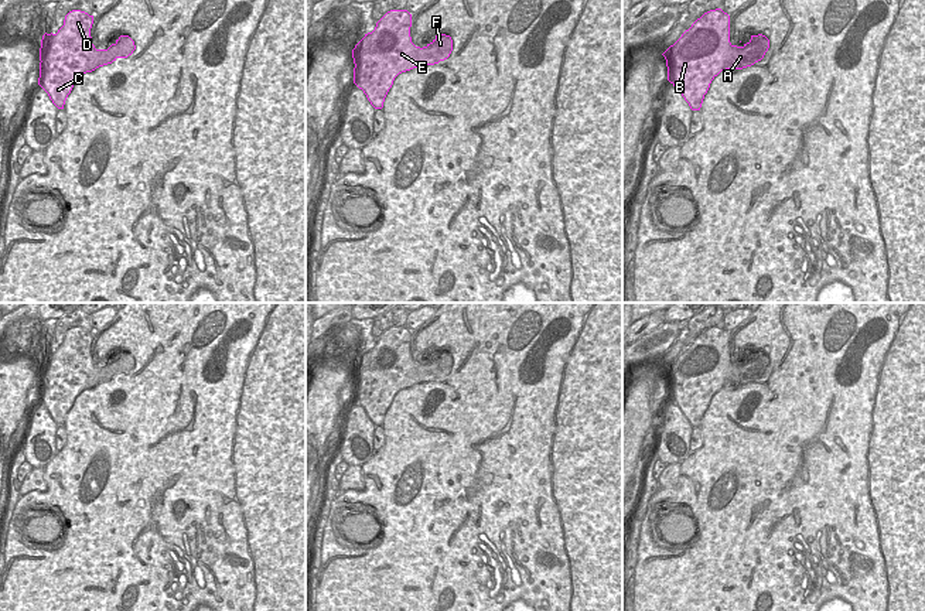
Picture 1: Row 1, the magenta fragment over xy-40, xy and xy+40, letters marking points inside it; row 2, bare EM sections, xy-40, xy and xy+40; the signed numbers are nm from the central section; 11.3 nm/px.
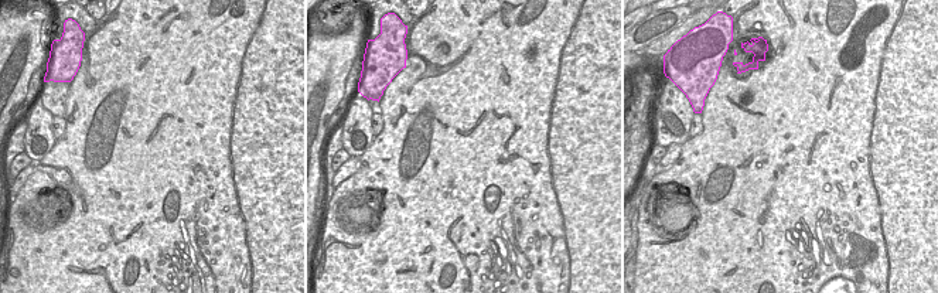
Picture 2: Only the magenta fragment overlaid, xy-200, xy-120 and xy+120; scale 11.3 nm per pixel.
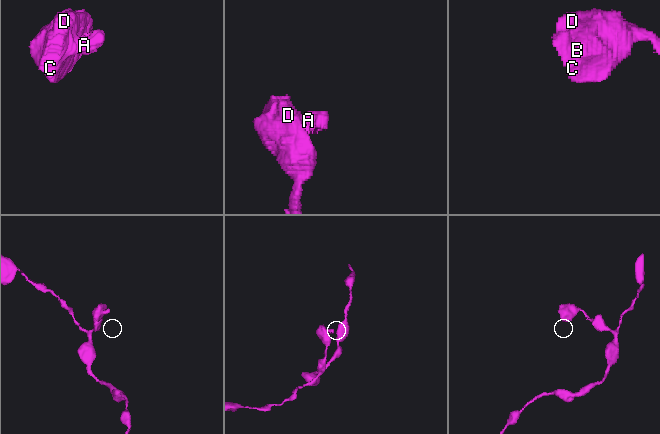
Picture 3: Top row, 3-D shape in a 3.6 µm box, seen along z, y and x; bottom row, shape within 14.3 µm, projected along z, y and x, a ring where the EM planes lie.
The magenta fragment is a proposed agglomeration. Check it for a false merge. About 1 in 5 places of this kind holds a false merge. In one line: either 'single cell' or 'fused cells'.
single cell

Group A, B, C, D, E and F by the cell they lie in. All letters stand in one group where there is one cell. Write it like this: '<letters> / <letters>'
A B C D E F

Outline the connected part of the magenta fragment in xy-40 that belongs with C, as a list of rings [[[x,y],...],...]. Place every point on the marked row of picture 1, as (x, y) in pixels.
[[[72,10],[57,34],[42,35],[38,85],[58,109],[64,109],[78,78],[117,58],[127,58],[136,50],[129,35],[120,35],[107,50],[96,50],[91,37],[92,24],[93,16]]]

